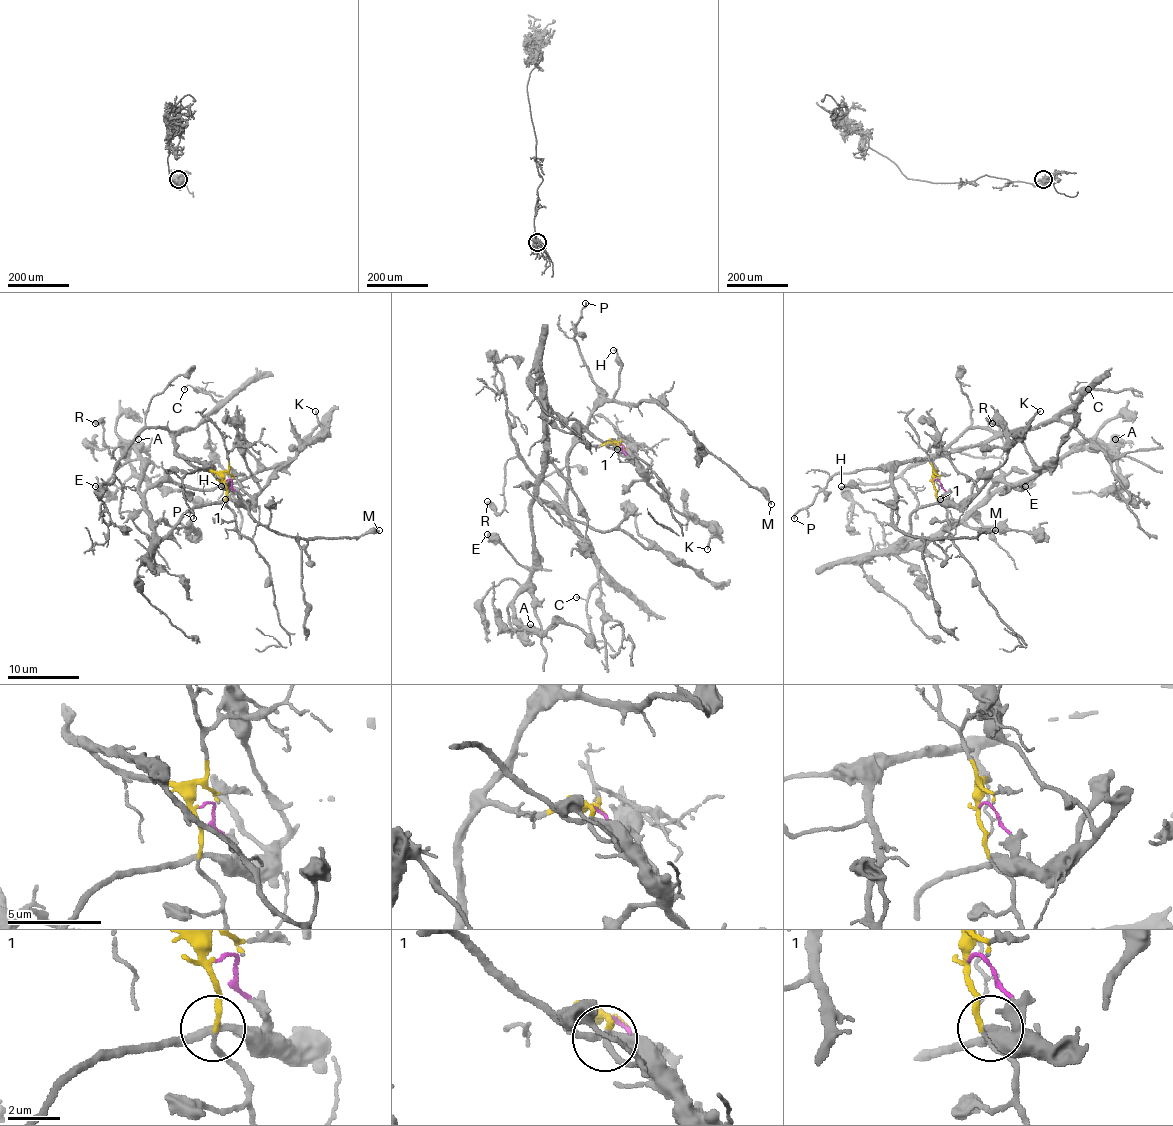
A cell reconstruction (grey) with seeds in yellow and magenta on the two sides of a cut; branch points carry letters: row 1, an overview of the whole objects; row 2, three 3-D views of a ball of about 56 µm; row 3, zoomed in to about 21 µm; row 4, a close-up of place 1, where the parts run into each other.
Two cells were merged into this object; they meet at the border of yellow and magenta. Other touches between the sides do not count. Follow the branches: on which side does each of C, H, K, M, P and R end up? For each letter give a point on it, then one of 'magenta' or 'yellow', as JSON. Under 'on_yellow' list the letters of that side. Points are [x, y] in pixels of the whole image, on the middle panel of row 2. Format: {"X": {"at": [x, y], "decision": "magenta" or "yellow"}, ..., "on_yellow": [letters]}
{"C": {"at": [576, 597], "decision": "yellow"}, "H": {"at": [613, 350], "decision": "yellow"}, "K": {"at": [707, 549], "decision": "magenta"}, "M": {"at": [771, 504], "decision": "yellow"}, "P": {"at": [585, 303], "decision": "yellow"}, "R": {"at": [487, 501], "decision": "yellow"}, "on_yellow": ["C", "H", "M", "P", "R"]}

